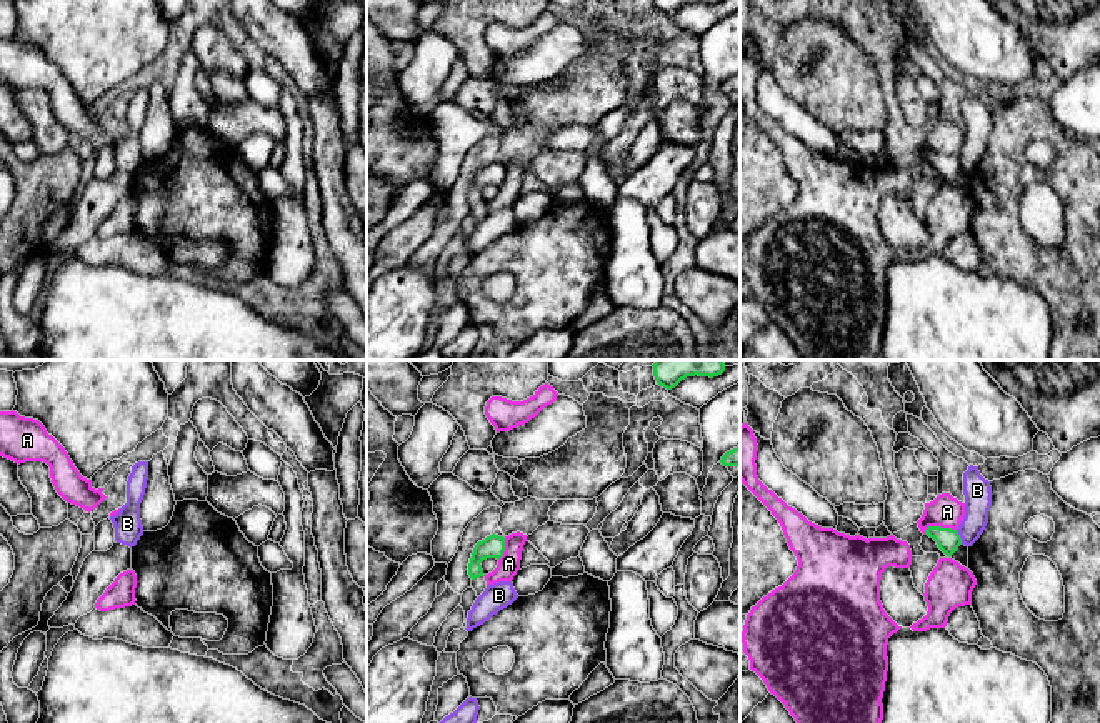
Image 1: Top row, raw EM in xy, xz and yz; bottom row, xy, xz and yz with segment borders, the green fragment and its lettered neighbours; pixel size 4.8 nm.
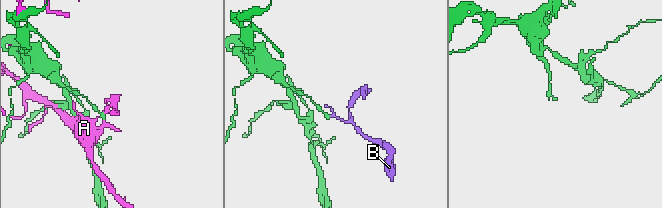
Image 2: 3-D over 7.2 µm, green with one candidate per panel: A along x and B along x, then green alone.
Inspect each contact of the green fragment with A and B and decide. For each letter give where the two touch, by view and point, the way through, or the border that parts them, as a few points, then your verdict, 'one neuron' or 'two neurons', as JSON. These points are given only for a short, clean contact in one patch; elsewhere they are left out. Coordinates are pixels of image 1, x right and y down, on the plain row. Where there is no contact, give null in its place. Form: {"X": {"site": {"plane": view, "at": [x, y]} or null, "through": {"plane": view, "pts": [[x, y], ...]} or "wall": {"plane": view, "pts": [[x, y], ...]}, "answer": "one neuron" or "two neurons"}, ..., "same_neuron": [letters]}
{"A": {"site": {"plane": "yz", "at": [939, 154]}, "answer": "two neurons"}, "B": {"site": {"plane": "yz", "at": [959, 164]}, "wall": {"plane": "yz", "pts": [[955, 157], [962, 170]]}, "answer": "two neurons"}, "same_neuron": []}

